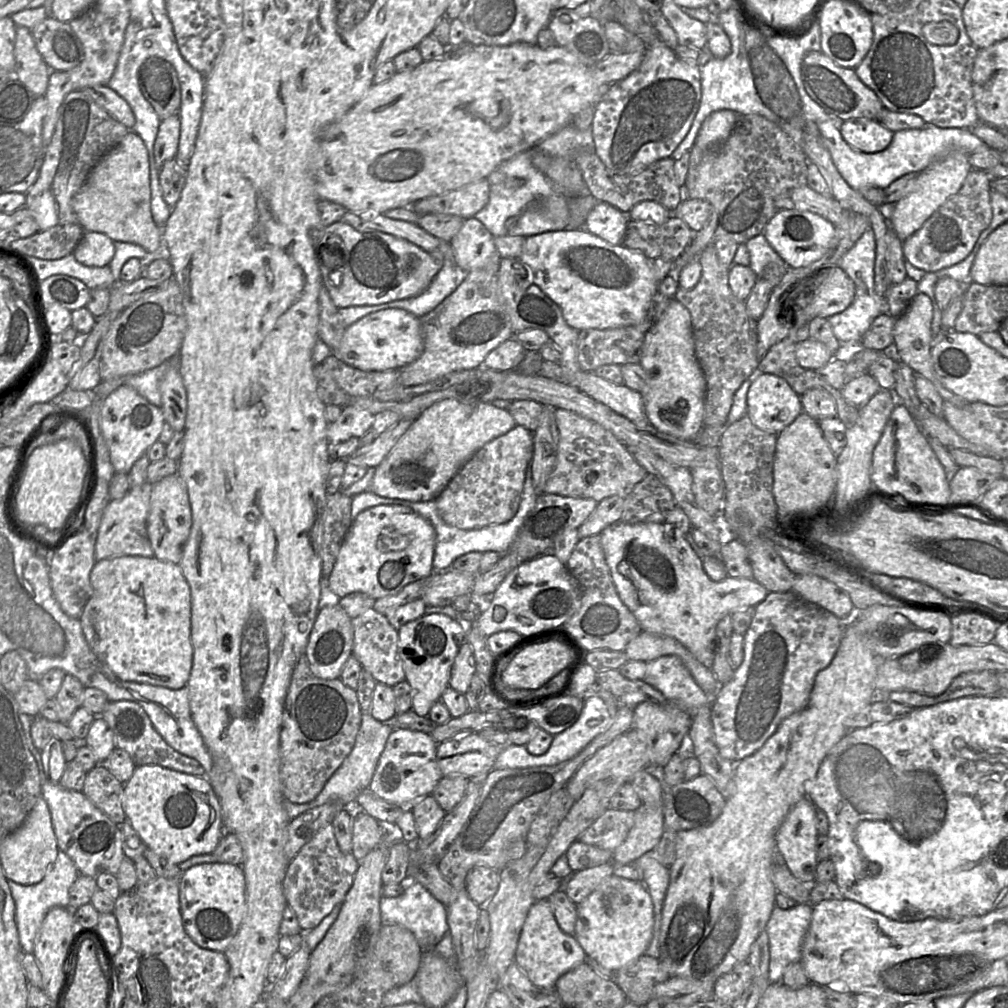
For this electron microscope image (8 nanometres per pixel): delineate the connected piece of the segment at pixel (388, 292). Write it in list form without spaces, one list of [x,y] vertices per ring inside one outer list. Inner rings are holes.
[[[337,221],[328,226],[322,227],[316,233],[315,253],[316,253],[317,263],[319,265],[321,278],[322,278],[322,285],[327,288],[332,301],[339,309],[350,307],[350,306],[379,305],[379,304],[389,303],[389,302],[396,301],[396,300],[402,300],[402,299],[407,299],[407,298],[418,296],[419,294],[421,294],[423,291],[425,291],[428,288],[433,278],[437,275],[437,273],[440,271],[440,269],[442,268],[444,264],[444,259],[442,255],[433,255],[430,252],[427,252],[426,250],[420,248],[416,244],[406,239],[396,237],[395,235],[385,233],[382,231],[361,232],[355,229],[353,226],[343,221]],[[335,273],[340,274],[340,280],[337,280],[337,278],[335,278],[335,281],[338,281],[338,283],[340,283],[340,285],[336,288],[331,283],[332,274],[335,274]]]

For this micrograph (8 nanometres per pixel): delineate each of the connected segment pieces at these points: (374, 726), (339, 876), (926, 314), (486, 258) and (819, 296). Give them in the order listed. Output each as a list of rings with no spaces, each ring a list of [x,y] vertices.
[[[362,713],[360,728],[351,752],[327,780],[316,798],[304,804],[292,803],[286,799],[283,800],[283,806],[288,818],[290,820],[294,819],[300,814],[329,801],[338,801],[344,807],[351,807],[356,804],[357,796],[369,787],[380,755],[392,731],[393,729],[390,724],[376,720],[370,713]]]
[[[327,824],[306,843],[289,863],[283,881],[283,893],[288,905],[297,915],[299,925],[303,932],[317,927],[338,903],[342,903],[352,886],[355,873],[358,869],[358,860],[353,853],[343,853],[336,841],[332,824]]]
[[[917,293],[906,311],[896,318],[894,326],[894,345],[899,360],[910,366],[916,374],[920,374],[928,379],[935,386],[941,397],[956,406],[964,406],[968,401],[947,389],[937,378],[932,359],[931,348],[934,344],[934,335],[931,332],[932,304],[929,297],[922,293]]]
[[[476,218],[465,219],[449,243],[454,251],[455,263],[466,273],[476,269],[498,273],[502,257],[494,245],[494,236]]]
[[[838,266],[821,269],[811,278],[809,276],[802,282],[803,288],[810,281],[810,301],[804,308],[805,314],[810,322],[816,317],[829,318],[841,313],[854,300],[855,284],[849,276]]]

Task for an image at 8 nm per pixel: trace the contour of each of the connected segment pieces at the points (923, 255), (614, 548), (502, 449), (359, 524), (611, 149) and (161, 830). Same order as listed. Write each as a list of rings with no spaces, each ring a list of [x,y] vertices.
[[[971,169],[960,190],[947,199],[919,230],[903,242],[904,258],[925,272],[936,272],[964,260],[992,219],[990,181],[991,178],[983,170]]]
[[[618,521],[608,527],[606,527],[599,534],[601,546],[604,551],[605,560],[609,566],[611,577],[615,586],[615,589],[618,593],[619,598],[623,604],[631,611],[639,625],[641,626],[642,631],[646,631],[656,635],[668,636],[679,641],[685,648],[687,648],[693,656],[705,667],[711,669],[714,660],[715,652],[715,630],[718,622],[726,615],[731,615],[733,612],[748,607],[756,607],[758,604],[763,602],[768,596],[768,590],[758,583],[756,580],[744,579],[744,578],[732,578],[727,576],[724,580],[720,582],[712,581],[708,575],[705,573],[702,561],[695,554],[695,552],[690,547],[689,543],[685,540],[684,535],[680,530],[675,528],[672,524],[667,523],[637,523],[637,524],[628,524],[621,521]]]
[[[518,424],[506,434],[483,445],[435,499],[442,520],[463,530],[476,530],[511,520],[519,508],[533,450],[533,433]]]
[[[378,505],[360,512],[352,521],[341,545],[333,570],[328,576],[328,587],[339,598],[361,592],[373,599],[393,596],[406,585],[429,577],[433,568],[436,534],[433,526],[410,508],[400,505]]]
[[[663,42],[648,46],[640,66],[610,85],[595,106],[591,132],[594,151],[605,167],[618,175],[636,175],[653,162],[670,158],[689,132],[701,101],[700,67],[679,59]]]
[[[159,765],[136,766],[132,777],[123,786],[123,809],[126,815],[126,819],[130,822],[133,829],[138,833],[145,846],[152,850],[159,857],[166,859],[172,864],[178,865],[195,855],[213,853],[221,837],[224,835],[224,825],[219,800],[215,795],[209,781],[204,776],[190,775]]]

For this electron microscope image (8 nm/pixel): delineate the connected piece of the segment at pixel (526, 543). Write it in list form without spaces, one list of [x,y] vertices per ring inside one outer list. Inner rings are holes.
[[[543,493],[538,495],[534,508],[526,516],[516,539],[505,553],[516,554],[520,559],[520,563],[526,562],[546,553],[551,553],[557,536],[562,534],[564,531],[578,529],[594,511],[597,504],[598,502],[591,498],[567,497],[551,493]]]

